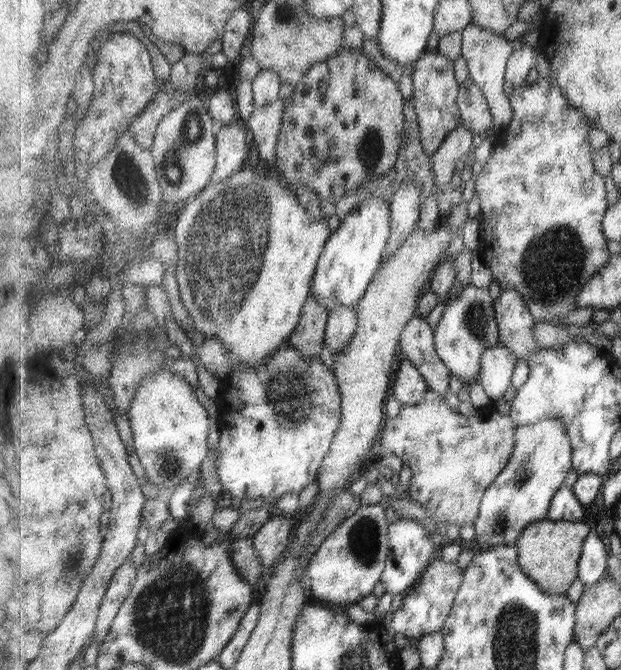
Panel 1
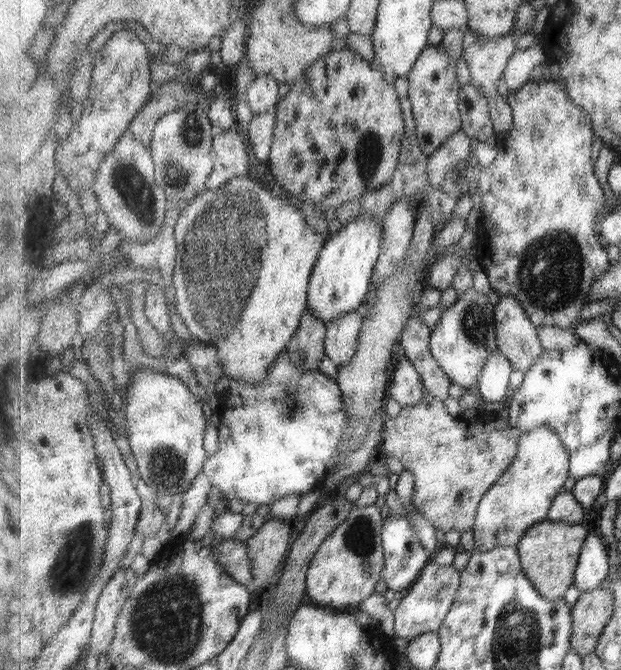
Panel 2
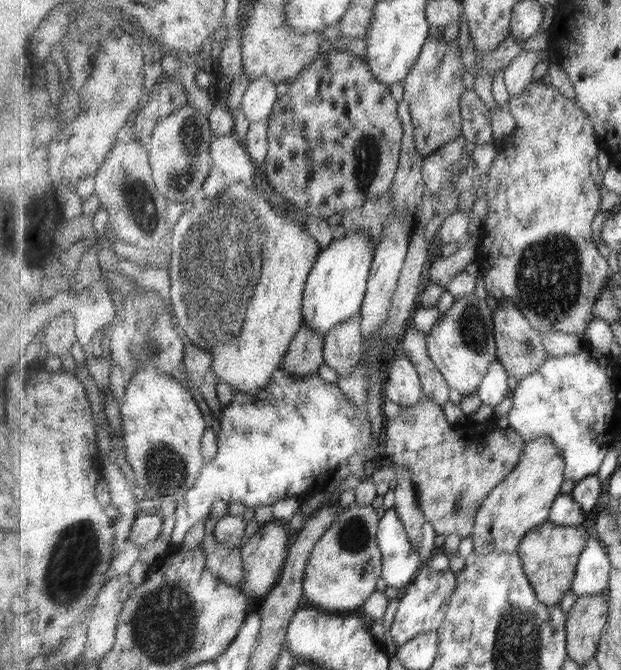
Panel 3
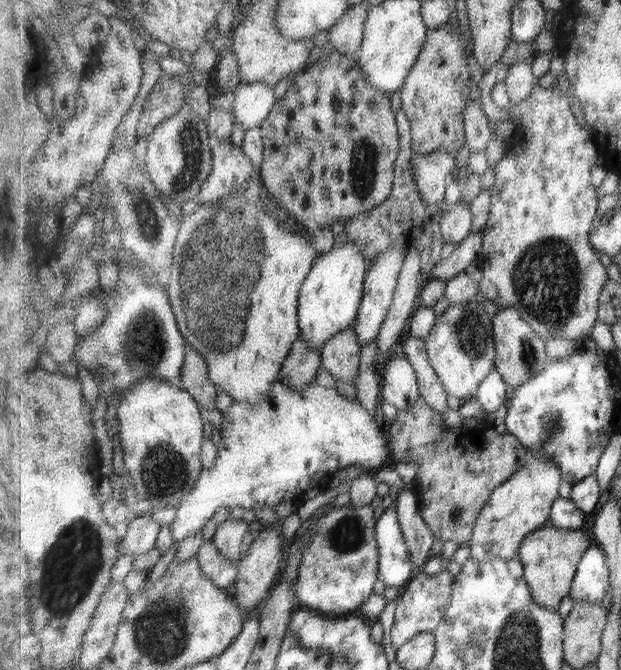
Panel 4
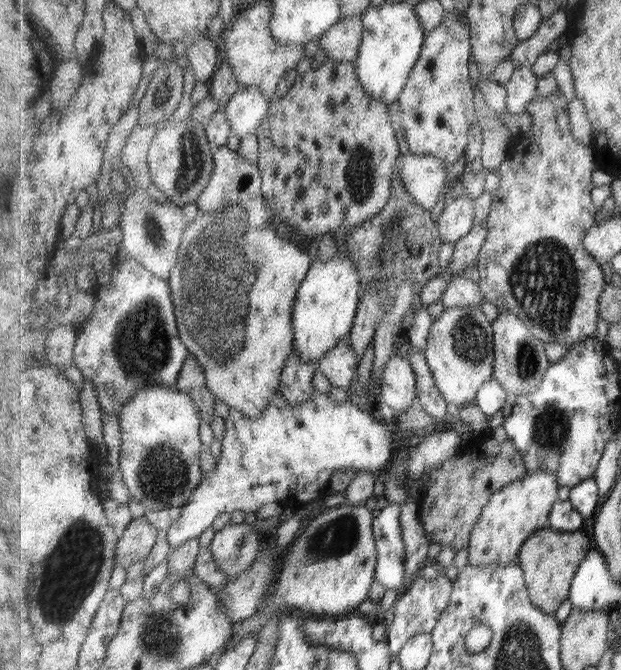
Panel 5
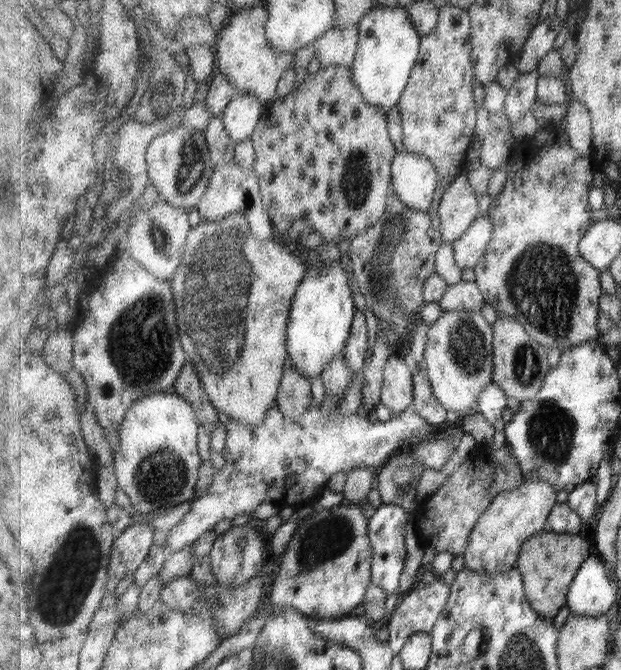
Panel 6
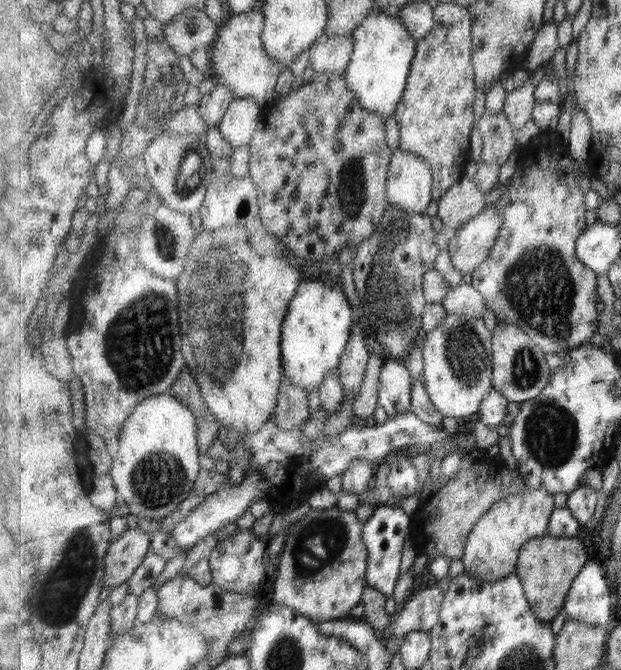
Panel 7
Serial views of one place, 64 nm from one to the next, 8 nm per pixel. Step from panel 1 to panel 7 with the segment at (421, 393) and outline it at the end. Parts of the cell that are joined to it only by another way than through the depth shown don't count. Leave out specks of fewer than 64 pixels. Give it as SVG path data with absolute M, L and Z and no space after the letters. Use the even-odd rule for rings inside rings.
M389 360L381 369L378 407L385 409L391 418L411 411L413 385L406 361Z

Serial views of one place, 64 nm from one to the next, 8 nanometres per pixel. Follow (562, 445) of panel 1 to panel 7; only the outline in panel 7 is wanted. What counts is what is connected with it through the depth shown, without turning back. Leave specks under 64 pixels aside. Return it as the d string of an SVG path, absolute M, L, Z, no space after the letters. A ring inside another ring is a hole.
M544 488L527 490L500 500L483 516L468 538L468 547L463 559L463 571L484 582L495 582L516 572L521 548L529 540L548 534L548 526L555 508L553 493Z

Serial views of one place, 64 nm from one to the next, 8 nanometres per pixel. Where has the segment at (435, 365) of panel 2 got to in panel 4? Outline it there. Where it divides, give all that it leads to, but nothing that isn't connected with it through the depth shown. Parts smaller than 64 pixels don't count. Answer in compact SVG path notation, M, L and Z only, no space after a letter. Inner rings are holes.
M412 334L404 345L406 357L416 368L420 381L421 398L427 401L427 405L437 413L447 411L447 400L450 394L445 390L442 378L439 378L436 368L430 363L426 341L415 338Z

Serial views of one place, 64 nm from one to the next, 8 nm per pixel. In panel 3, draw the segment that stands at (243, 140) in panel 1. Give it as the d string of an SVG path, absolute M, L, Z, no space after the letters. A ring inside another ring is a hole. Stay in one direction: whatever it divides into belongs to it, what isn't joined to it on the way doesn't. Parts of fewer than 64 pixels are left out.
M235 132L227 136L215 136L210 151L213 168L203 183L200 196L217 196L236 182L244 182L255 188L257 166L253 166L254 162L246 145L241 143Z

